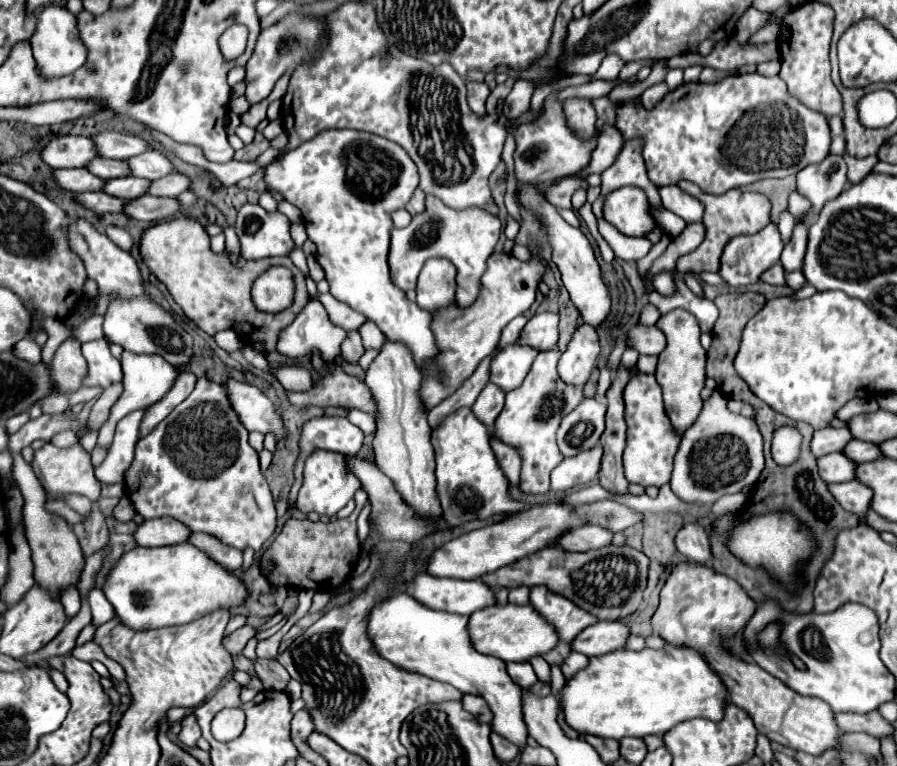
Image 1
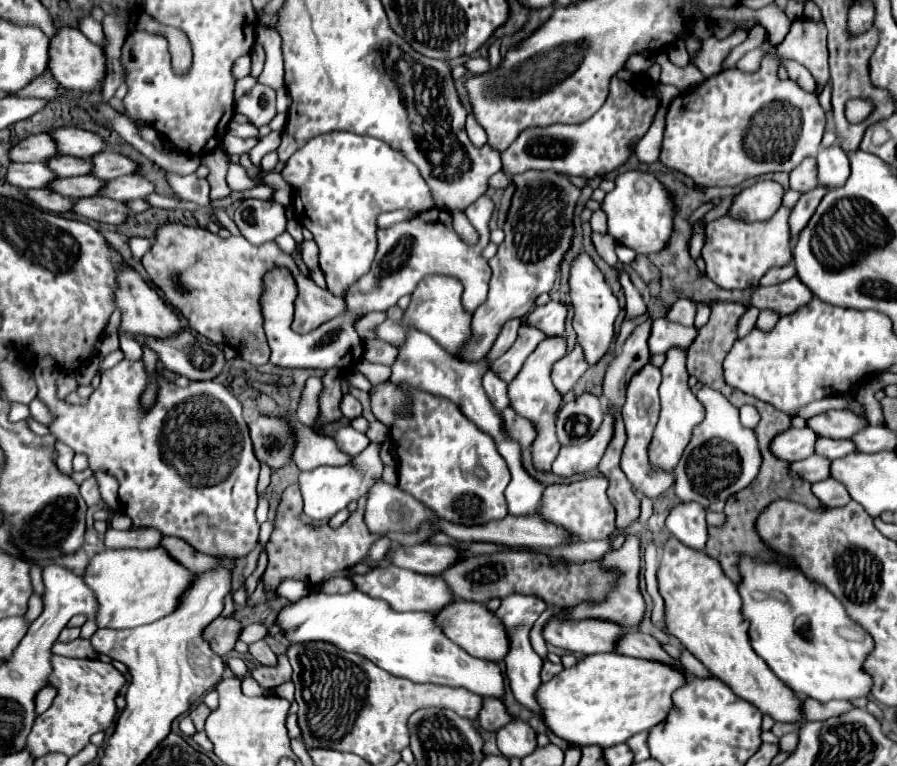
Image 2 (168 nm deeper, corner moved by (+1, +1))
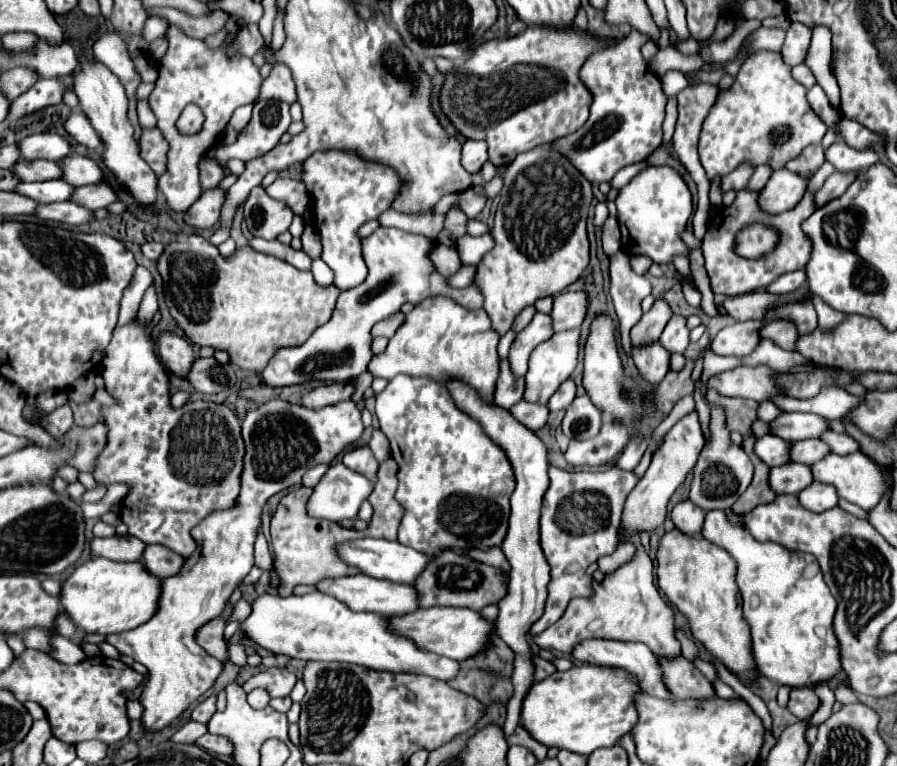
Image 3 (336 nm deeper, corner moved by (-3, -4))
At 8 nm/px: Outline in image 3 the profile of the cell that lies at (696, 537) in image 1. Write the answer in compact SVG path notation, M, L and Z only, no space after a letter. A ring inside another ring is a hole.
M689 499L677 503L669 515L671 515L675 527L679 531L683 531L685 535L699 535L701 533L705 511L699 509L697 505L693 505Z

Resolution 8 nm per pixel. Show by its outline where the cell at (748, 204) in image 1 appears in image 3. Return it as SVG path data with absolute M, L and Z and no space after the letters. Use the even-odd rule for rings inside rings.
M777 169L767 181L765 189L759 195L759 203L769 213L783 213L793 209L795 203L805 195L807 179L789 169Z

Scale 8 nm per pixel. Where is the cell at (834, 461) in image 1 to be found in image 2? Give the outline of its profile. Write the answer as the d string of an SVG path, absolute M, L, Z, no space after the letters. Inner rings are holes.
M813 454L807 460L799 460L791 464L791 474L793 476L801 476L809 482L821 482L827 480L831 476L831 460Z

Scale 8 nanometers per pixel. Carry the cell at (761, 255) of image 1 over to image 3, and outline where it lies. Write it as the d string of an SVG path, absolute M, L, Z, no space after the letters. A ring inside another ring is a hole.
M741 189L729 207L721 207L707 219L707 233L703 237L703 255L705 255L707 273L711 279L711 291L715 295L735 297L735 295L743 295L749 291L765 289L779 275L785 275L785 273L797 271L797 269L805 269L807 261L811 259L811 239L803 233L801 223L815 211L815 193L813 191L805 193L803 199L793 209L777 213L777 215L771 215L771 213L759 209L757 197L759 197L759 191ZM745 223L769 223L769 225L777 227L781 231L781 237L779 237L775 251L767 253L761 259L739 257L735 253L735 235Z

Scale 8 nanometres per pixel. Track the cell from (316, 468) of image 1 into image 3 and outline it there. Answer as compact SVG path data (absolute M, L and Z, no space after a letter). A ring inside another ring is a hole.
M335 463L323 475L307 503L311 517L325 517L331 521L355 519L361 503L369 497L371 481L353 473L343 463Z

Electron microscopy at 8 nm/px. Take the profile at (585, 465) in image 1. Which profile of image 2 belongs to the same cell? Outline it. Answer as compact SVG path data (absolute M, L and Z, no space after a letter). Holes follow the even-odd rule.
M605 412L605 420L591 440L579 446L561 448L557 460L553 462L553 472L561 478L571 478L575 474L587 474L595 470L611 438L613 438L613 416Z

